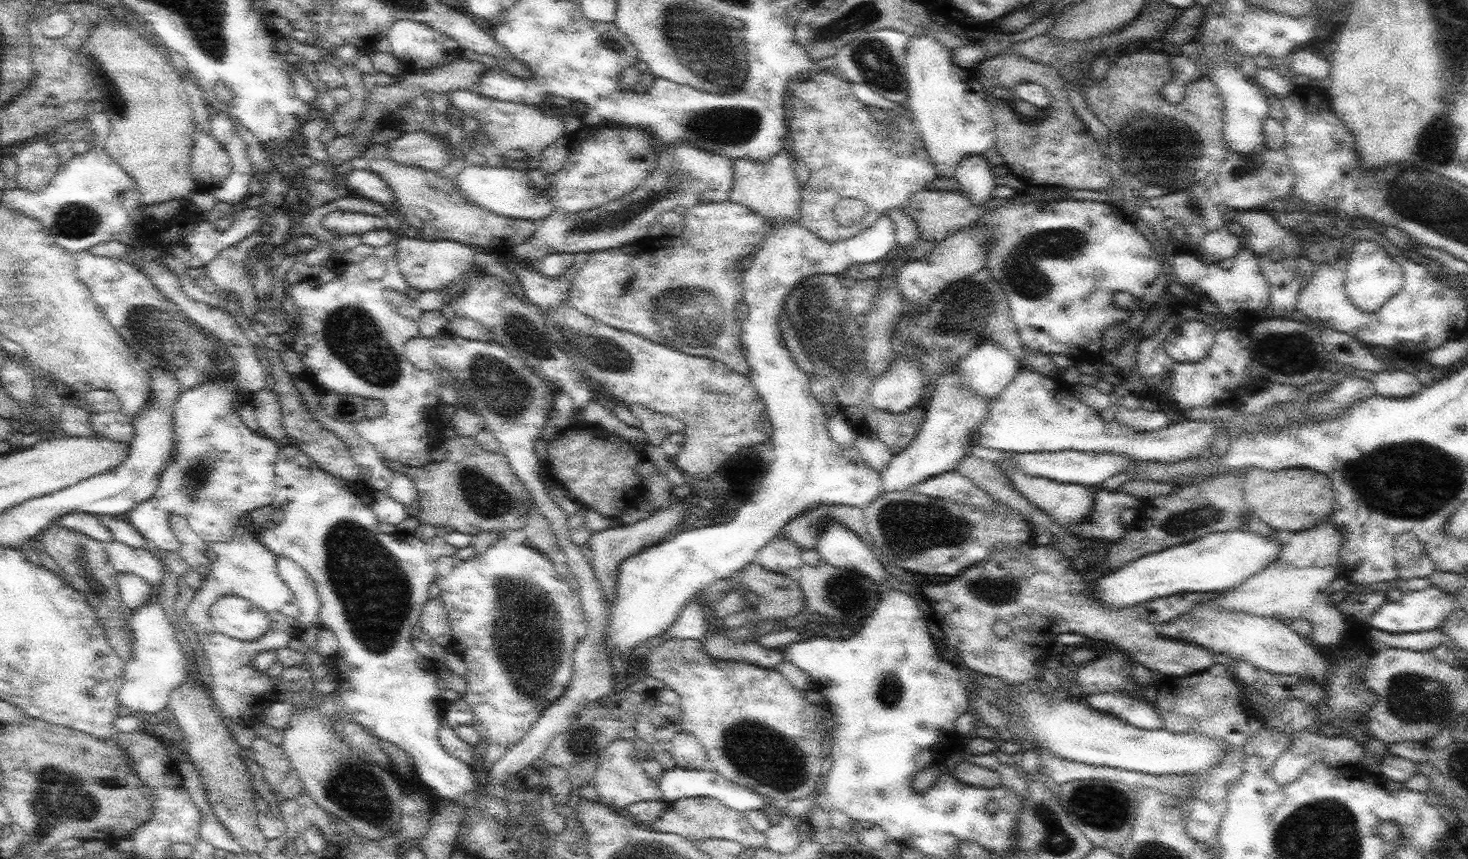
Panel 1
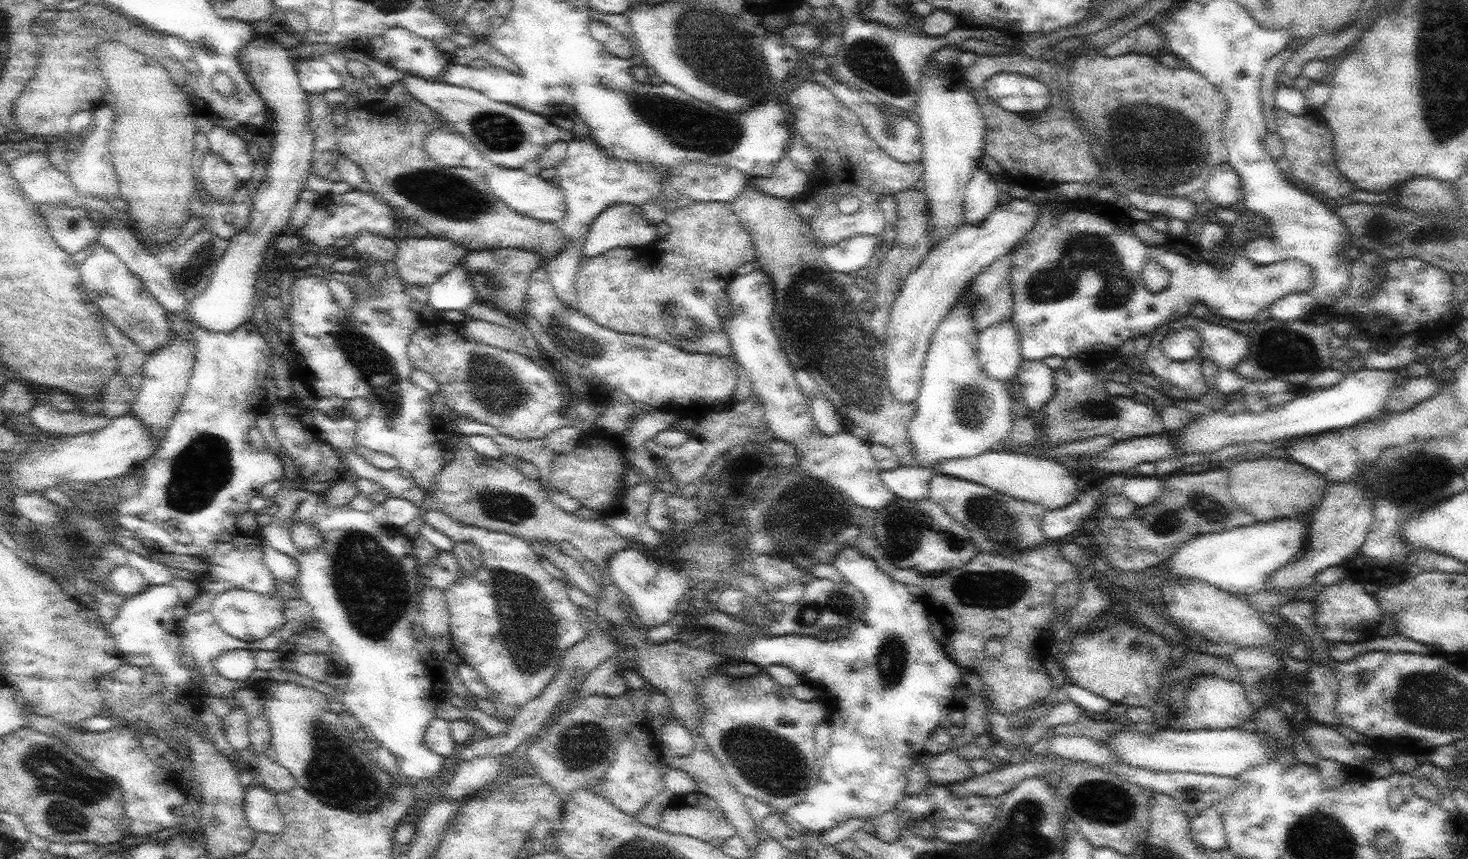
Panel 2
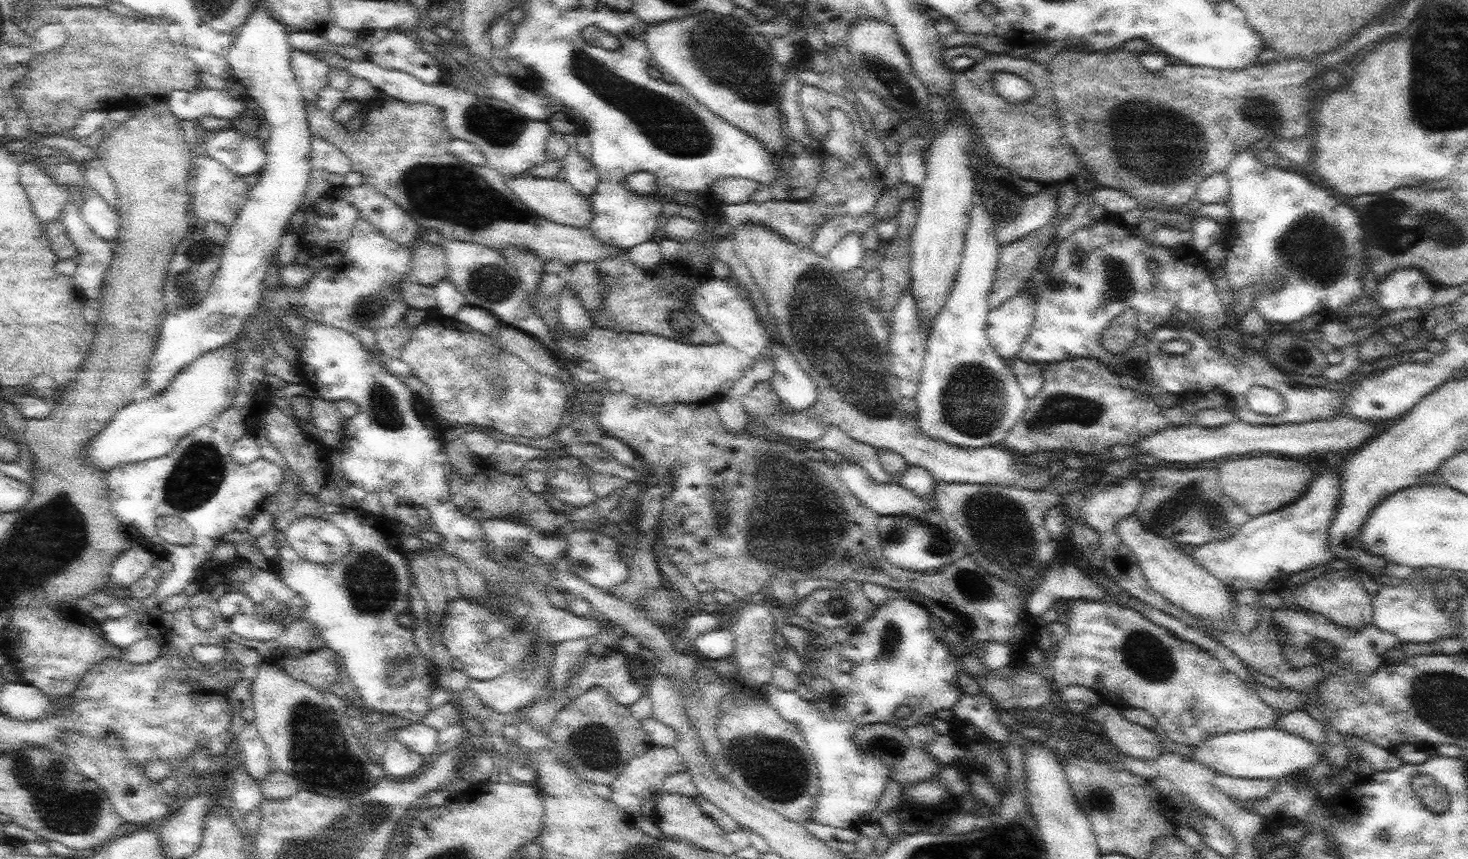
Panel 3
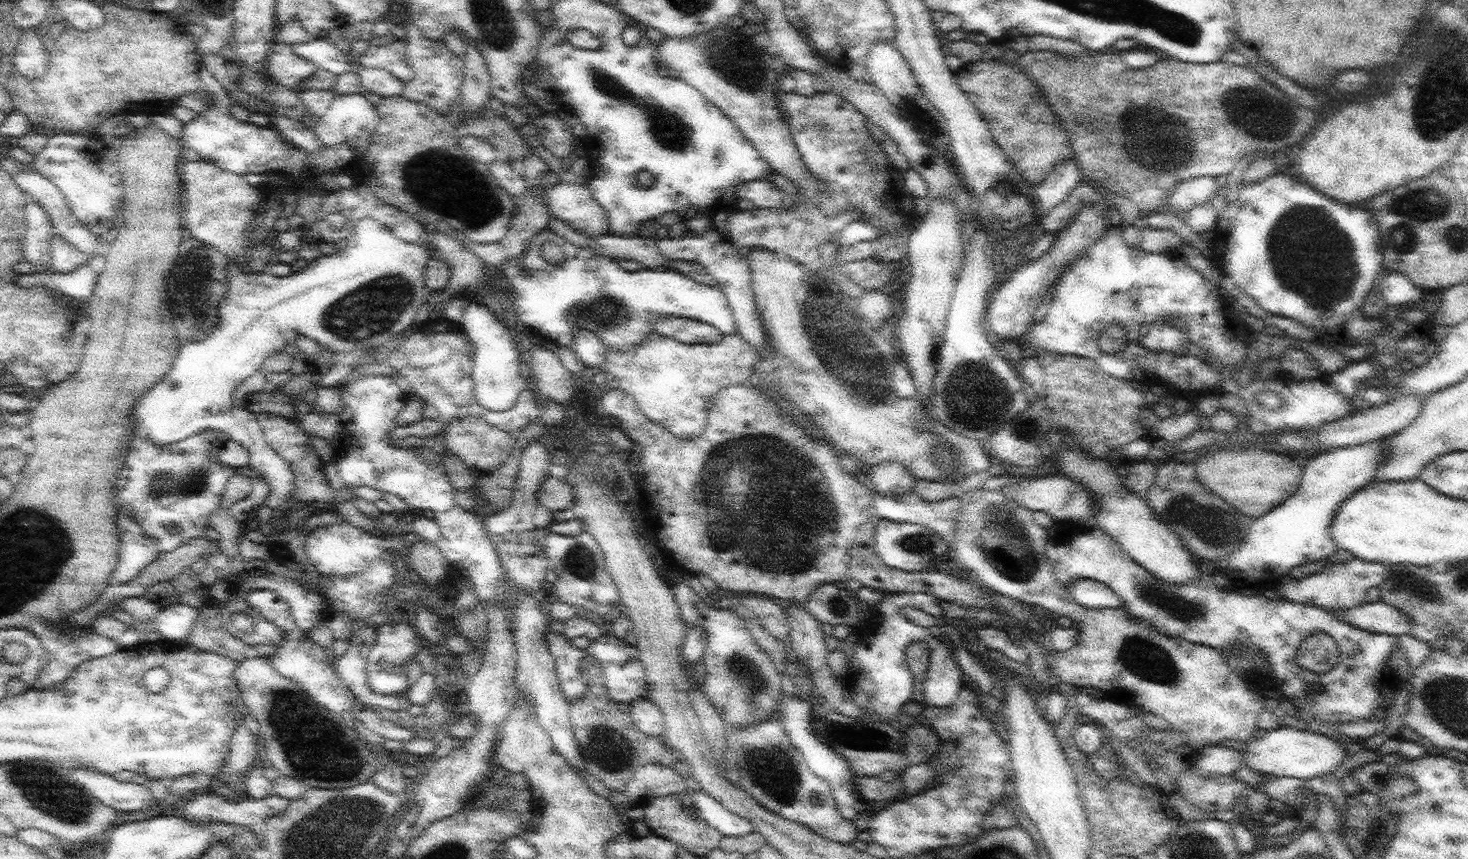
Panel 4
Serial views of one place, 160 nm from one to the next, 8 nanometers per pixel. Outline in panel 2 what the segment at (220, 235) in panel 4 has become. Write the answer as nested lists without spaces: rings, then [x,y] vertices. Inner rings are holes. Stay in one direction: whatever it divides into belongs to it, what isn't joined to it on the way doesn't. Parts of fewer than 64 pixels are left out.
[[[210,150],[201,164],[200,176],[204,182],[205,193],[212,196],[214,202],[232,202],[234,195],[242,188],[242,183],[235,176],[230,164]]]

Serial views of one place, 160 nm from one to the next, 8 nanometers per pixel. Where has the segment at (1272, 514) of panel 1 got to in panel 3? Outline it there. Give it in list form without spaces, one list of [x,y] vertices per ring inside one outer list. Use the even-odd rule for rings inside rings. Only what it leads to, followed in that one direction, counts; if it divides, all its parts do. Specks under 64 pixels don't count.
[[[1242,456],[1236,460],[1227,460],[1217,466],[1219,486],[1235,504],[1242,506],[1251,518],[1268,514],[1294,504],[1308,492],[1311,480],[1317,471],[1297,458],[1287,456]]]

